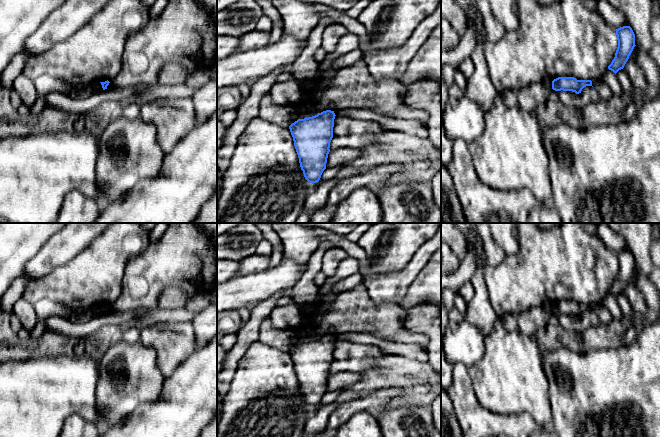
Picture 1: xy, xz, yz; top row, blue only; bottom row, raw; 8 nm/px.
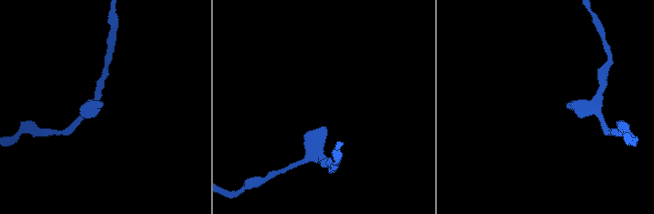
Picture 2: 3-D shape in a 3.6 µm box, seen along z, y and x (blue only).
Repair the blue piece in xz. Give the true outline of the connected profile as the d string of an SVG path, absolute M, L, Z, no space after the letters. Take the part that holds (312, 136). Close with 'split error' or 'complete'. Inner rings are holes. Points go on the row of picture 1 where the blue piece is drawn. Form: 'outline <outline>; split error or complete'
outline M326 110L289 126L301 170L309 183L319 182L326 169L335 116L334 111Z; complete

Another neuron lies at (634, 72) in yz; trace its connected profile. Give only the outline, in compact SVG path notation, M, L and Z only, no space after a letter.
M631 58L628 59L623 69L632 84L633 94L628 97L629 102L639 105L646 98L646 88L648 85L646 75L636 61Z

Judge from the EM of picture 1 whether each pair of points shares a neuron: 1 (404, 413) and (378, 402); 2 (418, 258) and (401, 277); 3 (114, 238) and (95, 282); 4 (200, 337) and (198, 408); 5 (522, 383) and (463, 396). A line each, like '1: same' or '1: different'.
1: different
2: same
3: same
4: different
5: different

